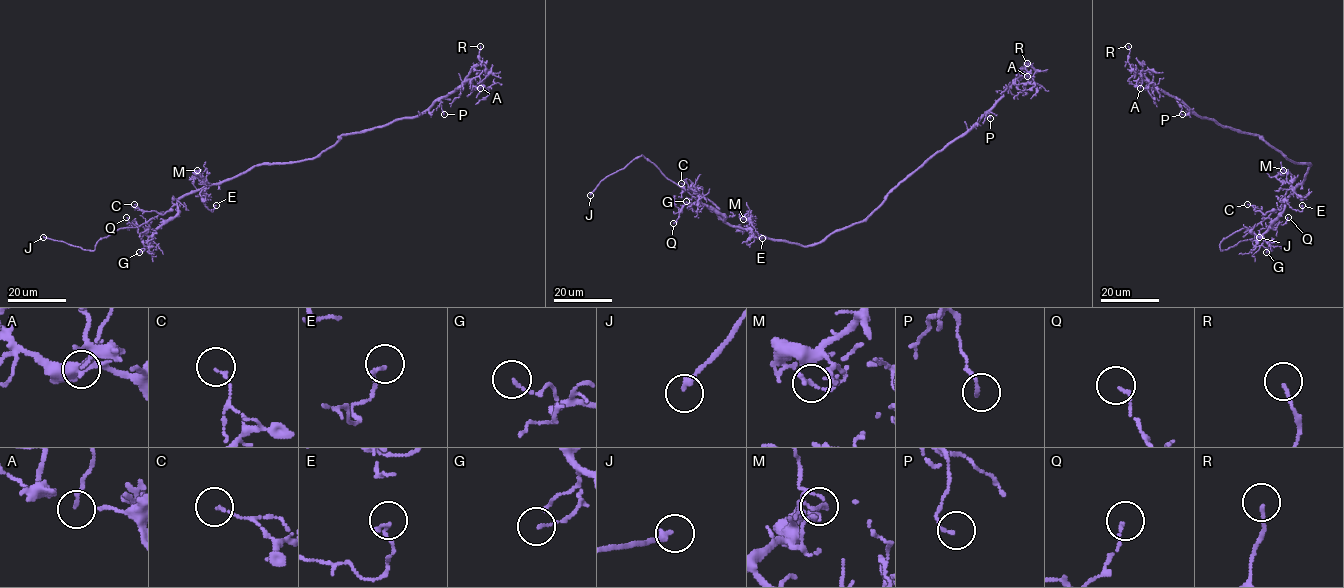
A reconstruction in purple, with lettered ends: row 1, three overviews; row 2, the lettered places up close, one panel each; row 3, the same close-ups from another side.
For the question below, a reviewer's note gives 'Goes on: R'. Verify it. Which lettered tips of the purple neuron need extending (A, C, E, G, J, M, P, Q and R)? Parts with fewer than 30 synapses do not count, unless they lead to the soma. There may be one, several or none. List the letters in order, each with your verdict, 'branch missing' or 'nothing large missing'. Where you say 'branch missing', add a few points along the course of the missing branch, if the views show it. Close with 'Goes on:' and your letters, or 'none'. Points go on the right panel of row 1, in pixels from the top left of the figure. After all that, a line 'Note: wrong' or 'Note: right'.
A: nothing large missing
C: nothing large missing
E: nothing large missing
G: nothing large missing
J: branch missing
M: nothing large missing
P: nothing large missing
Q: nothing large missing
R: nothing large missing
Goes on: J
Note: wrong

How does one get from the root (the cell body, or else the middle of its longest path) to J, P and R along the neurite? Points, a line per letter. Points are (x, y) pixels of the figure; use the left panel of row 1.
J: (286, 163), (255, 165), (186, 193), (168, 211), (101, 238), (93, 250), (43, 237)
P: (286, 163), (317, 157), (342, 135), (418, 117), (437, 100), (440, 102), (444, 114)
R: (286, 163), (317, 157), (342, 135), (419, 116), (456, 89), (474, 66), (482, 64), (480, 46)

